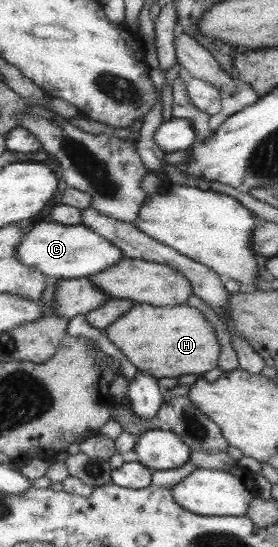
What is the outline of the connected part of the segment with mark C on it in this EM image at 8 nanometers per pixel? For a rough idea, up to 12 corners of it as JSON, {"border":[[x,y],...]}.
{"border":[[84,225],[26,227],[18,261],[47,279],[101,273],[121,250]]}

